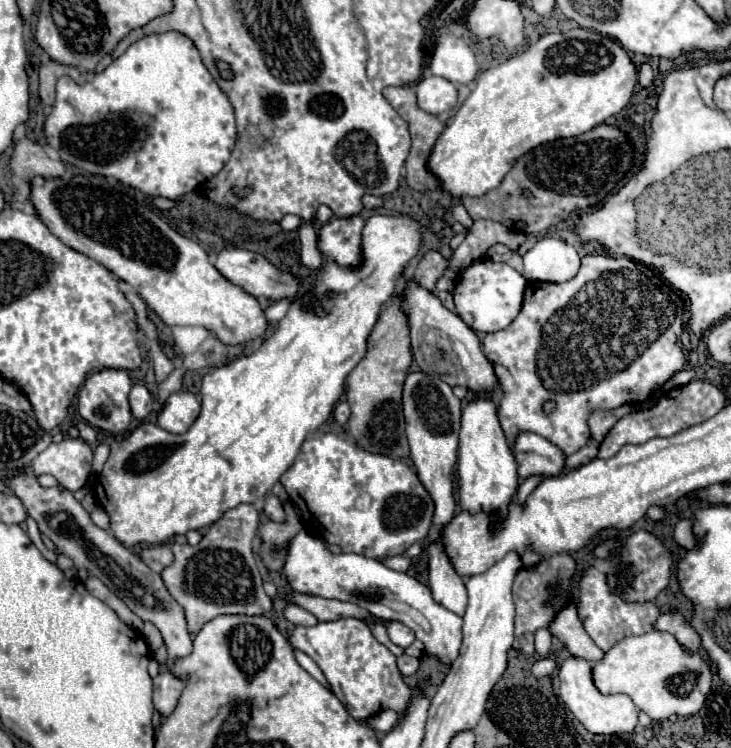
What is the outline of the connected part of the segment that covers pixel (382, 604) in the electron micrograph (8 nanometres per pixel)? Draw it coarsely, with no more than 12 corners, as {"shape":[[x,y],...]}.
{"shape":[[293,538],[283,572],[297,592],[353,602],[407,624],[443,664],[463,618],[405,572]]}

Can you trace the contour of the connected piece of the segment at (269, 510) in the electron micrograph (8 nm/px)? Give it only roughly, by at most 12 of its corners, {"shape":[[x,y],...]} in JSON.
{"shape":[[269,496],[265,514],[273,522],[285,522],[277,496]]}

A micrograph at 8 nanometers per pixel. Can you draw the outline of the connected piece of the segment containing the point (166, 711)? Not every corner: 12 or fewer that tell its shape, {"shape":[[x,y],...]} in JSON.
{"shape":[[171,670],[153,680],[153,704],[161,716],[175,710],[185,684]]}

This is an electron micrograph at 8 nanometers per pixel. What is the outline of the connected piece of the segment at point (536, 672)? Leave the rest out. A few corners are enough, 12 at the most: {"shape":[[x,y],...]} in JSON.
{"shape":[[539,658],[533,676],[549,676],[557,668],[553,658]]}

